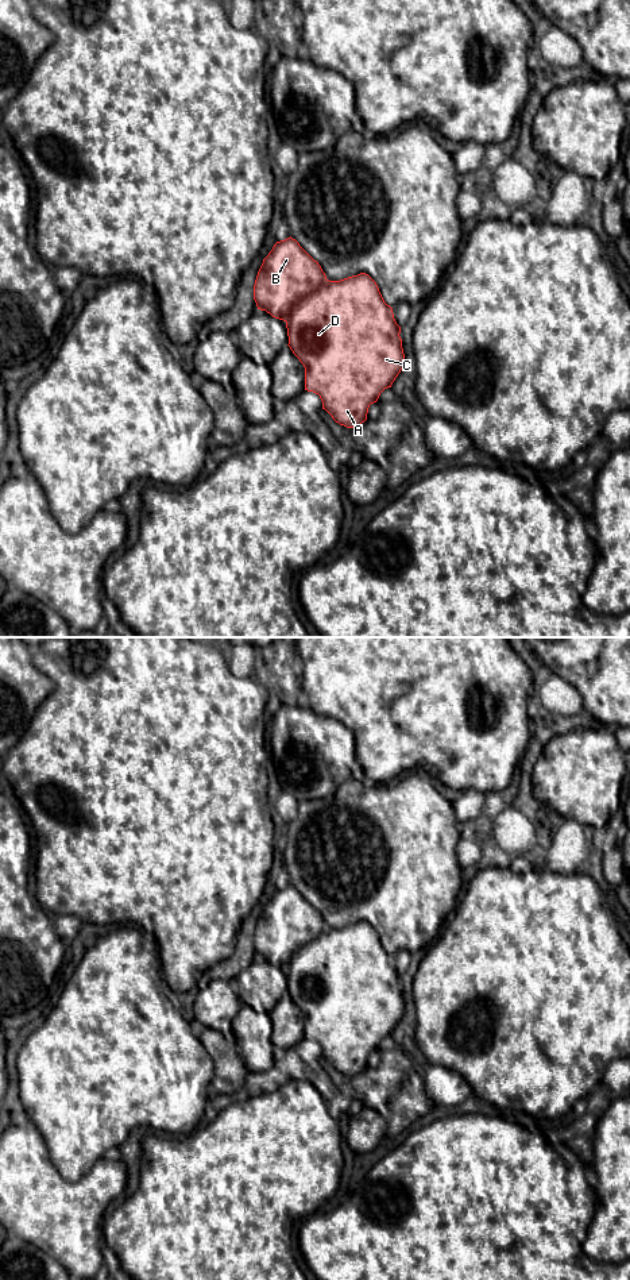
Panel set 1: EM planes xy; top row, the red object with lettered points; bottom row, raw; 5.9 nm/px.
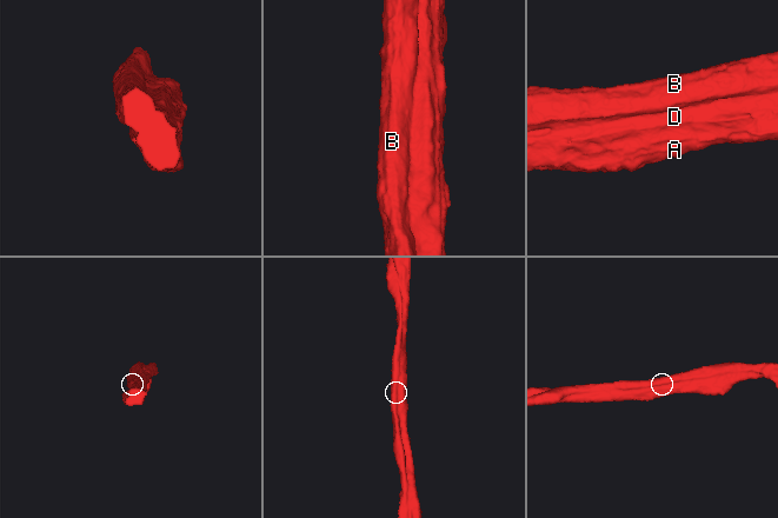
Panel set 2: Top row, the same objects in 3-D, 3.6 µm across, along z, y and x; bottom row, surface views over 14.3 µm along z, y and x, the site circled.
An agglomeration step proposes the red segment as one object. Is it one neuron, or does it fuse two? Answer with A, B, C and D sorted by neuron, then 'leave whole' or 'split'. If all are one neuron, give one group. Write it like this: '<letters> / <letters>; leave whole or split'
A C D / B; split

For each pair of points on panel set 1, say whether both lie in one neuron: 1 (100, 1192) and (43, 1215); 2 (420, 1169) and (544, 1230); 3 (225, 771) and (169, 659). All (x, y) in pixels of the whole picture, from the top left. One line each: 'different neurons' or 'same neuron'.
1: same neuron
2: same neuron
3: same neuron

